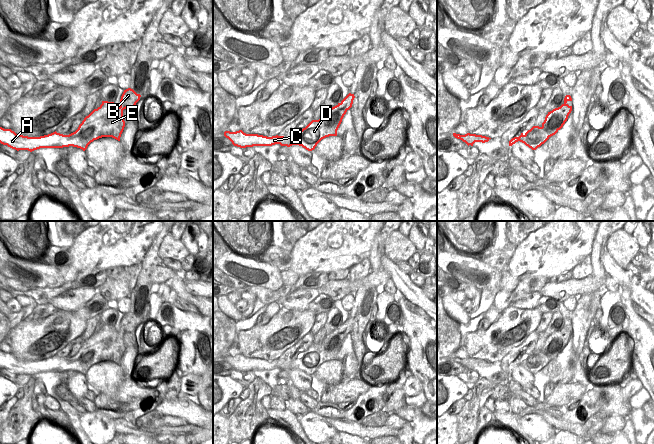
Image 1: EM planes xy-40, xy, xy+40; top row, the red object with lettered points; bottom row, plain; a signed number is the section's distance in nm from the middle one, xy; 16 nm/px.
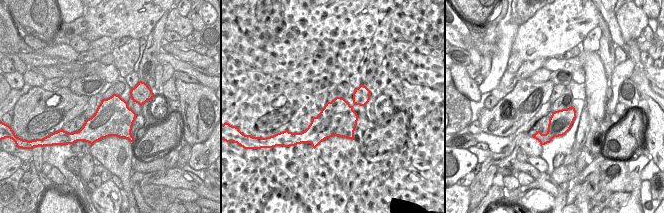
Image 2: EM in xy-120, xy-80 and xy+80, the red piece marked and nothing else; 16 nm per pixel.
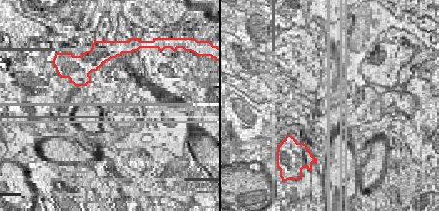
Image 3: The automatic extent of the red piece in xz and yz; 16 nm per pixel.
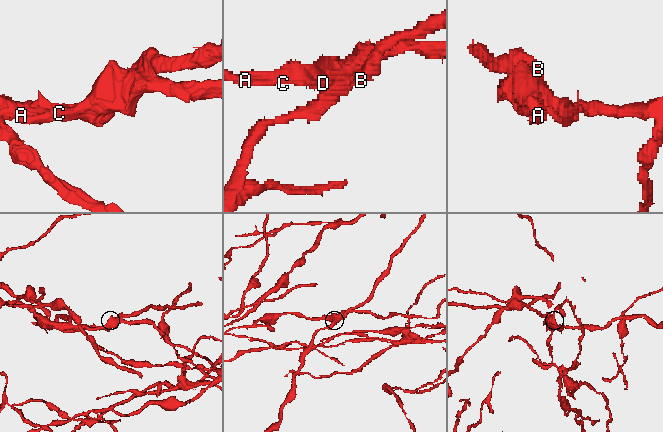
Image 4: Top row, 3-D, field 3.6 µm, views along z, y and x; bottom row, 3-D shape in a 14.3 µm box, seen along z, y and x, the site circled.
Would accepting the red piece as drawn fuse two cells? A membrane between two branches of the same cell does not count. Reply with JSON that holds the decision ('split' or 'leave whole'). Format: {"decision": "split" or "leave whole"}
{"decision": "split"}

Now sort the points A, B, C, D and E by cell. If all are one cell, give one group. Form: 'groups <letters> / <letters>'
groups A C D E / B

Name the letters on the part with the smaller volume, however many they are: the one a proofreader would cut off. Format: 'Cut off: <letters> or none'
Cut off: B

